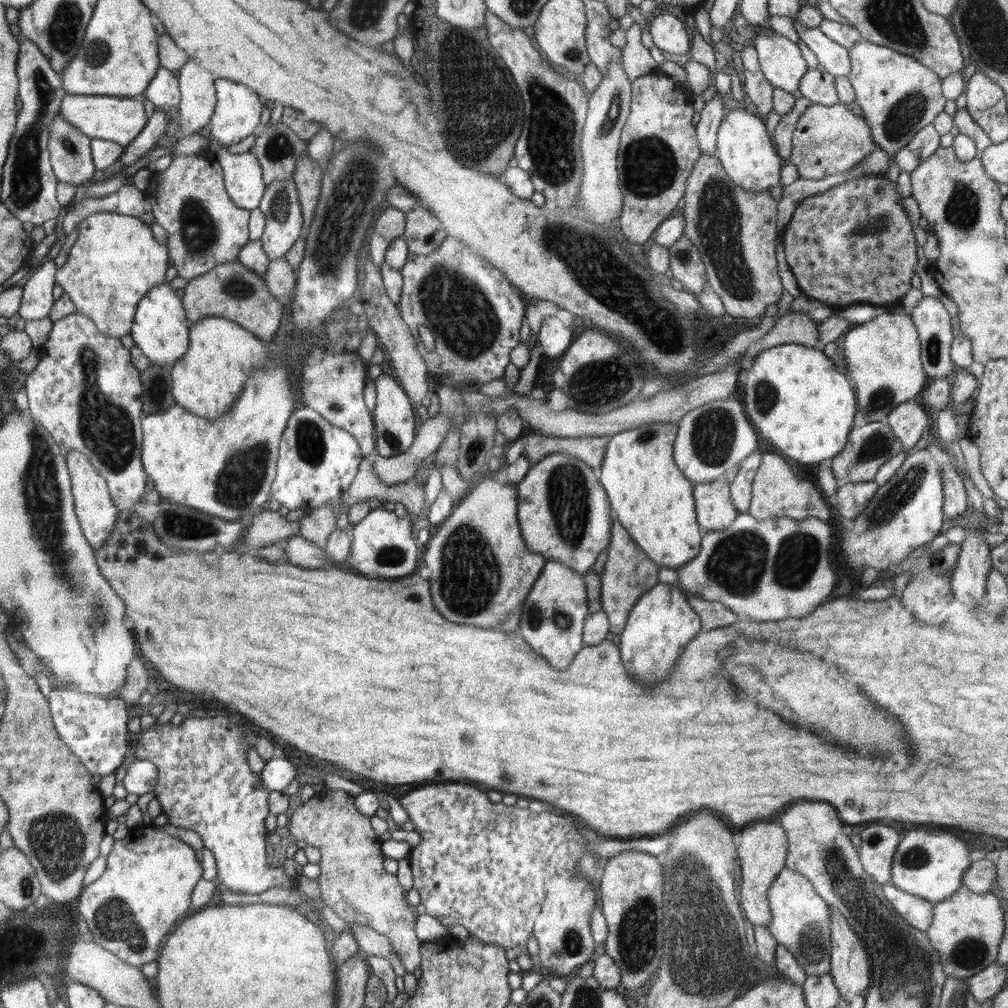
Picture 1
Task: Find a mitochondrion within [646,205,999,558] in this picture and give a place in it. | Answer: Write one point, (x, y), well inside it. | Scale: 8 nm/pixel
(714, 432)

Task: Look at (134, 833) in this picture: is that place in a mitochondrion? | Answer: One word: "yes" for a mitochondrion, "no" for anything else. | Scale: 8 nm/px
no

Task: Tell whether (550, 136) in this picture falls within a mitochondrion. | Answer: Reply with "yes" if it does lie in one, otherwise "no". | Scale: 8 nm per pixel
yes

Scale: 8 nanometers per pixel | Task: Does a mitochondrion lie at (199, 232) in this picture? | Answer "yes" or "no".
yes

